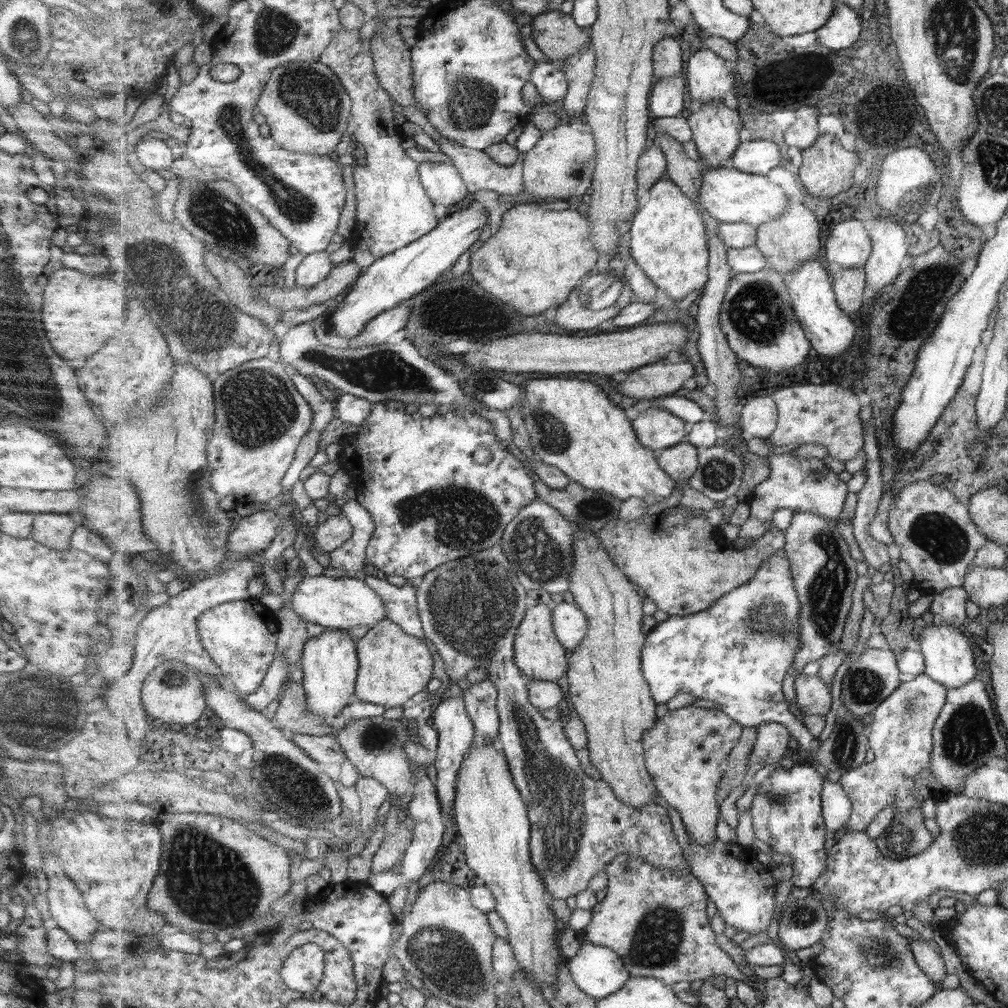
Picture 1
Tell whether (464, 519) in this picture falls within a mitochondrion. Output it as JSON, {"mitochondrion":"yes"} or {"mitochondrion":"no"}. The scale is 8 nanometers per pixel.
{"mitochondrion":"yes"}

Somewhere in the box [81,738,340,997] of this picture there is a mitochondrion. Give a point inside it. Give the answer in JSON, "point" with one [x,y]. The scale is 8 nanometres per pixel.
{"point":[210,883]}

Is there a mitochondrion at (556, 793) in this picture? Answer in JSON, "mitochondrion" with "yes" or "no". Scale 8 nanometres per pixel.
{"mitochondrion":"yes"}

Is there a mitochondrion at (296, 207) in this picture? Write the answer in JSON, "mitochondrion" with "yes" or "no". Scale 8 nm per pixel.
{"mitochondrion":"yes"}

